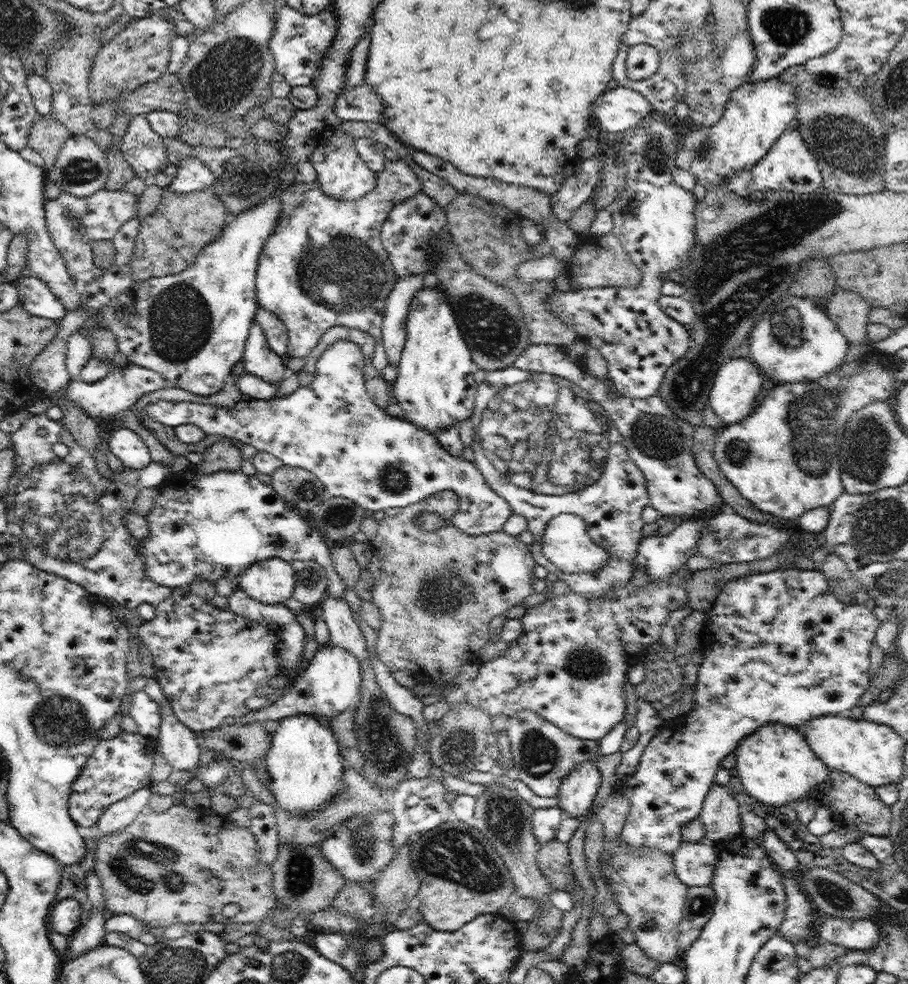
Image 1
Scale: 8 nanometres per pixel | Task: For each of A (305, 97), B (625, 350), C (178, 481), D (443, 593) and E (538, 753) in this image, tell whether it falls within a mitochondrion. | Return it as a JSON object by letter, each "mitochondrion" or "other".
{"A":"other","B":"other","C":"other","D":"mitochondrion","E":"mitochondrion"}

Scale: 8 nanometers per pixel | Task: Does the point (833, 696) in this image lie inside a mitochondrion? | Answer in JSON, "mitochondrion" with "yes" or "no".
{"mitochondrion":"no"}

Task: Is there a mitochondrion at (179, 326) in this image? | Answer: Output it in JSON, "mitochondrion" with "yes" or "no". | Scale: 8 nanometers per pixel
{"mitochondrion":"yes"}

